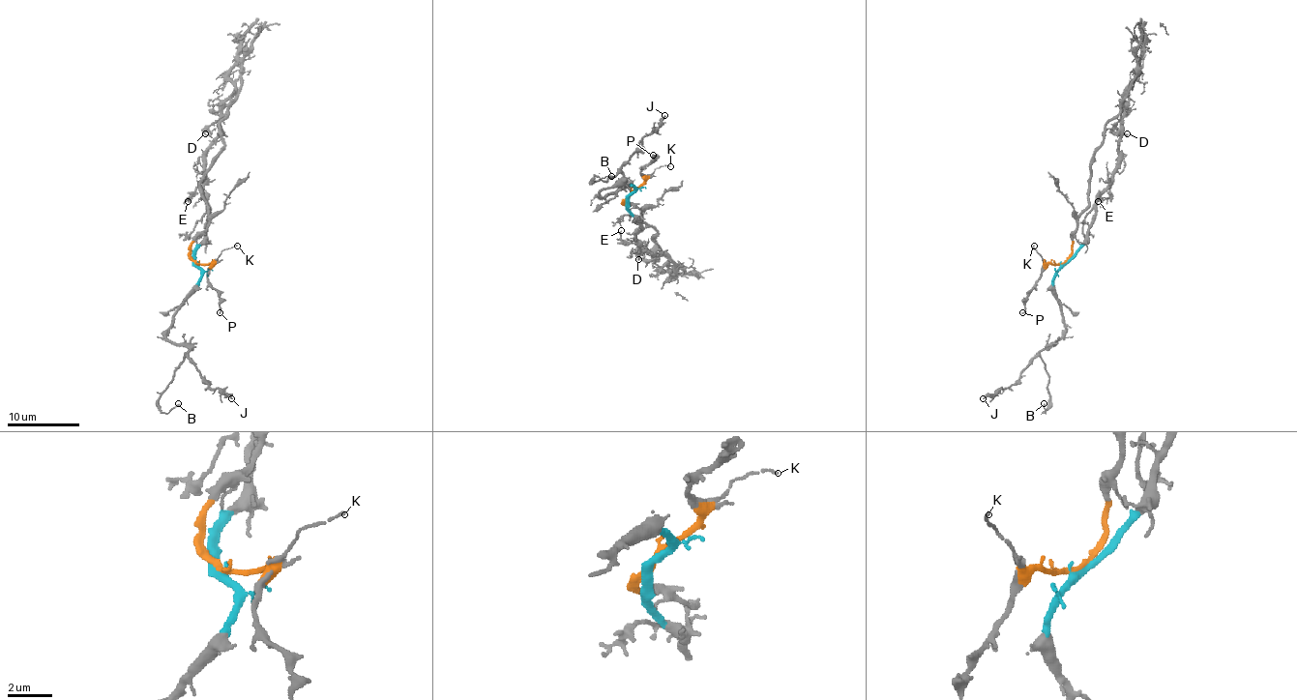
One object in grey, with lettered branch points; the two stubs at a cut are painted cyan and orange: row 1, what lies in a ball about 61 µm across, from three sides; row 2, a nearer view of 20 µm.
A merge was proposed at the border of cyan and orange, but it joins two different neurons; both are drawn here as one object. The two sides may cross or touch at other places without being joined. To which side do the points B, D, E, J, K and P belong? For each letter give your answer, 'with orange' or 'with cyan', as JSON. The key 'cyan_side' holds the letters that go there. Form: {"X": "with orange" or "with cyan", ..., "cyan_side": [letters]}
{"B": "with cyan", "D": "with cyan", "E": "with cyan", "J": "with cyan", "K": "with orange", "P": "with orange", "cyan_side": ["B", "D", "E", "J"]}

